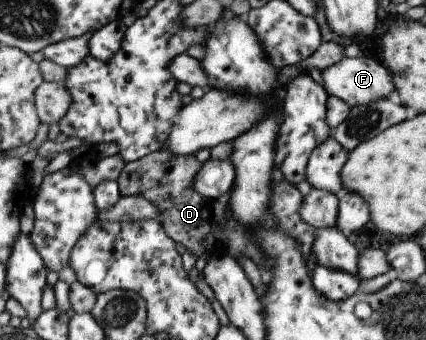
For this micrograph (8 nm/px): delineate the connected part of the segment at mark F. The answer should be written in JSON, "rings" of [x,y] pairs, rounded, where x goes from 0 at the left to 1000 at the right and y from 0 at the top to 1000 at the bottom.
{"rings":[[[859,165],[808,168],[784,191],[758,206],[754,226],[761,238],[768,279],[796,285],[822,318],[826,312],[878,300],[885,291],[906,288],[908,279],[915,279],[927,265],[918,215],[897,197],[885,176]]]}

